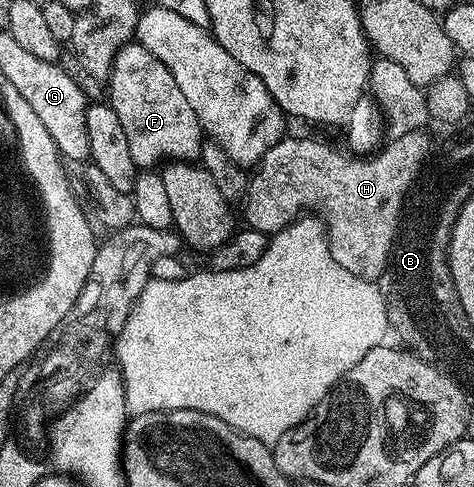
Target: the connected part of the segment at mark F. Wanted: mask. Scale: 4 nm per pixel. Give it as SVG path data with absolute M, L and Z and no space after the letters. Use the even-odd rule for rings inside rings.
M130 41L119 49L106 80L106 94L110 107L116 112L120 126L127 135L132 160L139 168L146 170L146 167L154 165L162 156L170 156L166 158L176 160L194 160L201 155L204 133L199 119L196 118L196 112L189 105L188 98L181 93L172 72L164 62L160 62L154 54L145 50L142 44Z

